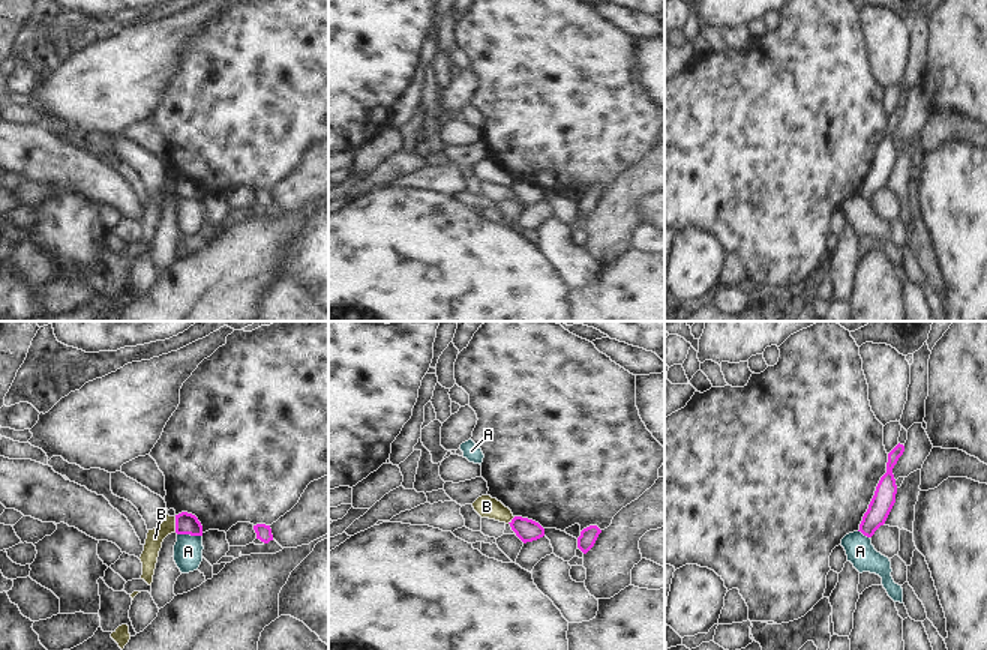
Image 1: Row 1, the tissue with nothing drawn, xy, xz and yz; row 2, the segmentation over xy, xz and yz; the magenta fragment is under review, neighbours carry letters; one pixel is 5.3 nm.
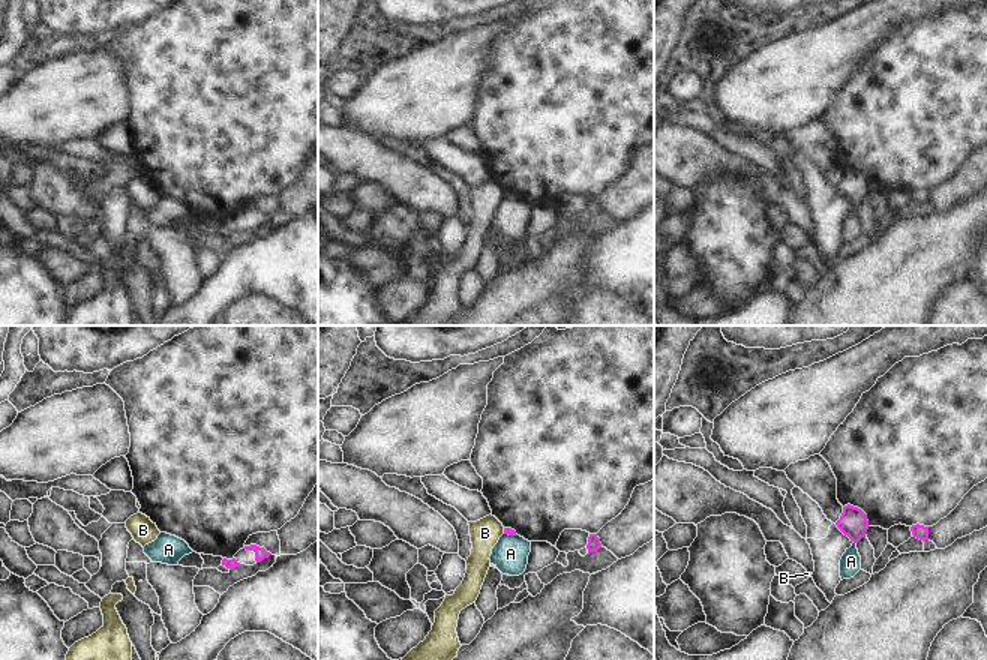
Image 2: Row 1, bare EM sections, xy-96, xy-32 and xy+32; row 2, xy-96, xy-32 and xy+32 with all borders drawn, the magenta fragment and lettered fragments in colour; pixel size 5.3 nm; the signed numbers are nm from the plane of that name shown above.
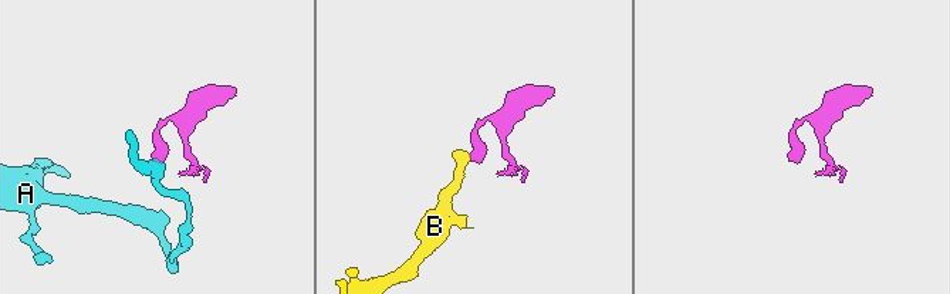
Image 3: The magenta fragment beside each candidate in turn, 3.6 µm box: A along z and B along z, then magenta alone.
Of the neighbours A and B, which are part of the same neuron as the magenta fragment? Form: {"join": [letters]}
{"join": []}

